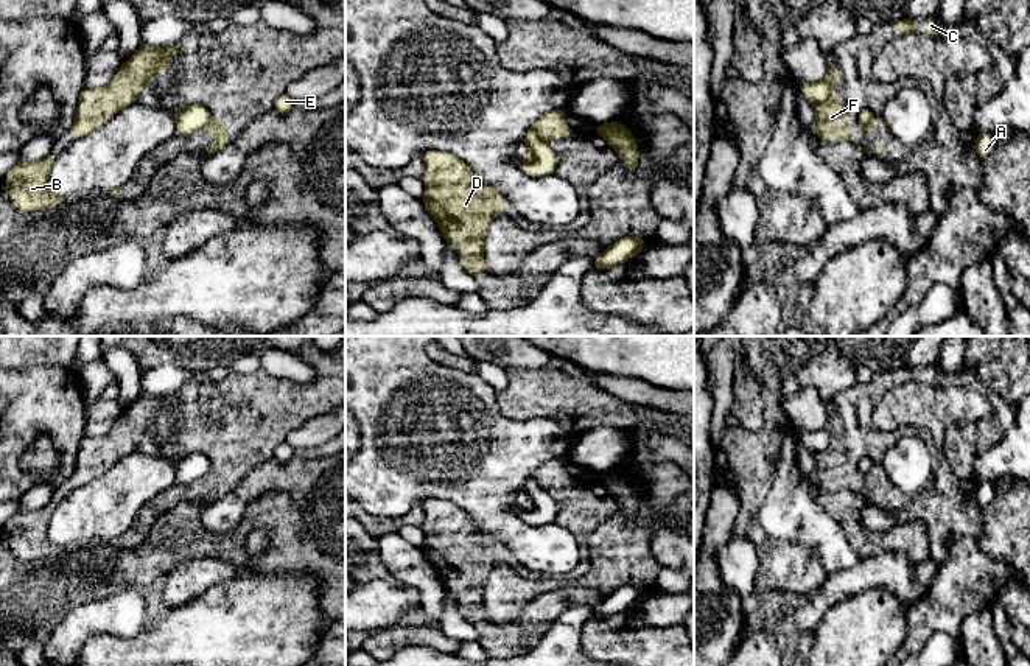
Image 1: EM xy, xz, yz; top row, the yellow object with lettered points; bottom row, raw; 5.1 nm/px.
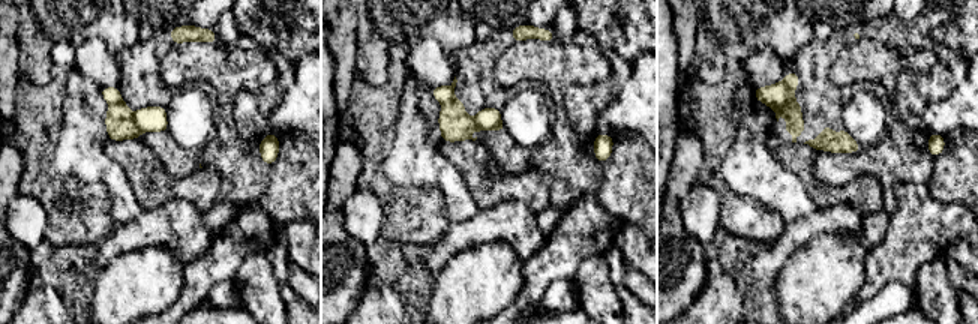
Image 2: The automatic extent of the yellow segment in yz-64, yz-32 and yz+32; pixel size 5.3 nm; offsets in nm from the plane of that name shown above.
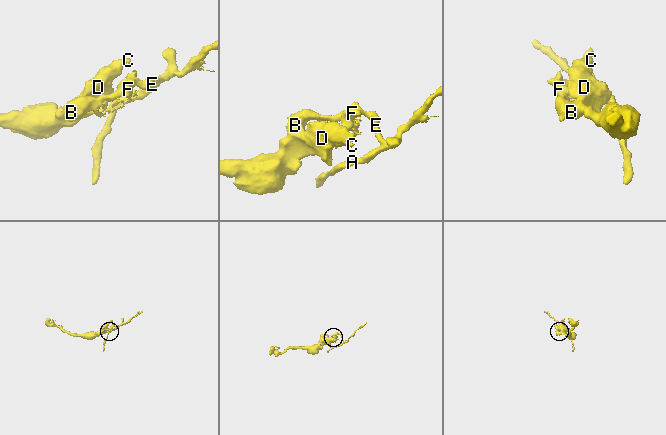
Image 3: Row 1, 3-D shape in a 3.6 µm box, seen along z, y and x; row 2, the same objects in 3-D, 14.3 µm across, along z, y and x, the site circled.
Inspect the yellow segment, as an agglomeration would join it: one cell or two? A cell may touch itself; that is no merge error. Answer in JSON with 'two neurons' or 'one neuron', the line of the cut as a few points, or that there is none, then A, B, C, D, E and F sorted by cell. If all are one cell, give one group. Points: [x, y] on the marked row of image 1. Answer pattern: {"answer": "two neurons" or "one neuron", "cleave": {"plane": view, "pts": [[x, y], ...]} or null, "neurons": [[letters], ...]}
{"answer": "two neurons", "cleave": {"plane": "yz", "pts": [[826, 80], [830, 95], [816, 105]]}, "neurons": [["A", "E"], ["B", "C", "D", "F"]]}

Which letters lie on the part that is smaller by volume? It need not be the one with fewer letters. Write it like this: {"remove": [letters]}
{"remove": ["A", "E"]}

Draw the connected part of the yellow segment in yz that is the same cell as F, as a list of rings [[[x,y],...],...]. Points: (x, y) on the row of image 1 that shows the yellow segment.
[[[829,67],[828,79],[826,79],[828,84],[829,84],[829,87],[831,87],[829,98],[828,98],[825,103],[815,104],[817,137],[818,137],[818,140],[822,140],[822,142],[828,142],[828,140],[831,138],[832,142],[846,140],[846,142],[851,142],[851,143],[854,143],[854,145],[859,145],[859,137],[860,137],[860,134],[862,134],[864,129],[865,129],[868,134],[873,134],[873,132],[878,131],[878,129],[876,129],[876,121],[874,121],[874,118],[873,118],[870,123],[862,124],[862,123],[857,120],[857,124],[862,128],[860,132],[859,132],[859,135],[857,135],[856,138],[851,138],[851,137],[846,134],[846,129],[848,129],[848,126],[850,126],[848,118],[846,118],[846,115],[845,115],[846,107],[845,107],[843,101],[834,93],[834,86],[839,82],[839,79],[840,79],[839,72],[837,72],[834,67]]]

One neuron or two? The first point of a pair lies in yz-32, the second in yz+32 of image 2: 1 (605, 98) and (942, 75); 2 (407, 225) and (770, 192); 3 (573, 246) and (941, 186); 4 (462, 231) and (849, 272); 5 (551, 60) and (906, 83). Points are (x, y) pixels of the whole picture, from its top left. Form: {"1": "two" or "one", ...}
{"1": "one", "2": "two", "3": "two", "4": "two", "5": "two"}

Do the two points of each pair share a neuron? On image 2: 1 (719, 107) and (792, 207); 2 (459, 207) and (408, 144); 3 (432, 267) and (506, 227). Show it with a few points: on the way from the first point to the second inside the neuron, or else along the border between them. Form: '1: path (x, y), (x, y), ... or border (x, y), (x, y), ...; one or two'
1: border (750, 98), (735, 138), (720, 162); two
2: path (455, 192), (423, 159); one
3: path (449, 248), (461, 236), (486, 227); one

